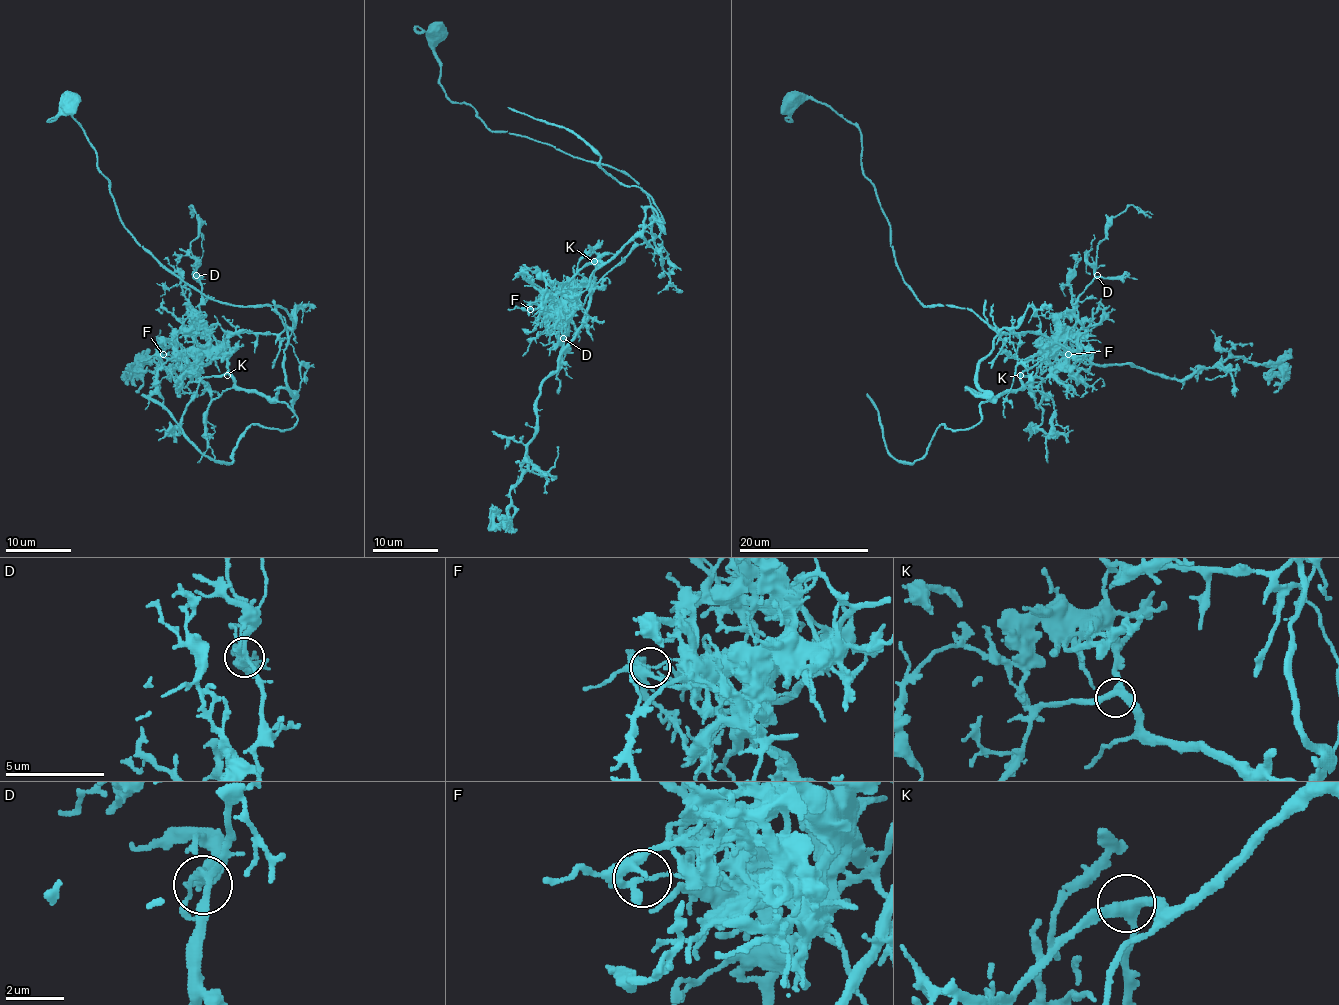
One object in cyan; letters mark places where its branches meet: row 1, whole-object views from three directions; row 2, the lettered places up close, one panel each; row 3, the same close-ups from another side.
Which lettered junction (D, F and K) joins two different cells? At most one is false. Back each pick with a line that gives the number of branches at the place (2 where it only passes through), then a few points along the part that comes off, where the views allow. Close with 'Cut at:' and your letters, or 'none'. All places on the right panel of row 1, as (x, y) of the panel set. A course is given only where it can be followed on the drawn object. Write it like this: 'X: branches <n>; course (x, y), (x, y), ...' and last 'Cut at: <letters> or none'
F: branches 3; course (1067, 354), (984, 401), (978, 422), (940, 425), (913, 463), (885, 445), (866, 394)
Cut at: F

